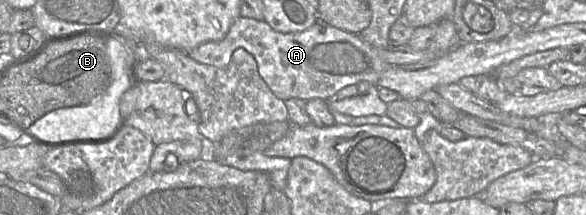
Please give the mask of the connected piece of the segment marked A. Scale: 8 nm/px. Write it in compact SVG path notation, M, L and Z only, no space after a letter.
M242 16L235 19L224 39L205 42L187 54L203 64L226 67L238 48L245 49L254 57L259 75L283 101L290 98L305 102L314 98L325 101L348 85L362 81L375 85L389 66L378 50L365 43L358 34L318 21L300 32L281 33L273 30L264 20Z

